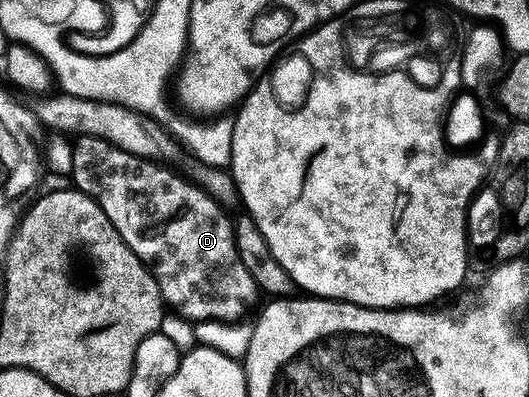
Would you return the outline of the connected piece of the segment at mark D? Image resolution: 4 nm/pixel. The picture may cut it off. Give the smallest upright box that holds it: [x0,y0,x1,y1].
[71,136,259,322]

